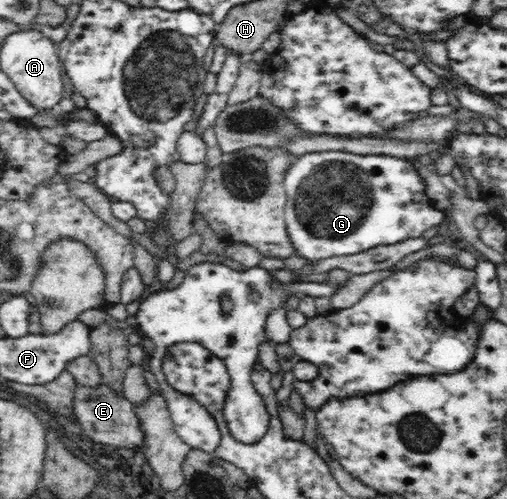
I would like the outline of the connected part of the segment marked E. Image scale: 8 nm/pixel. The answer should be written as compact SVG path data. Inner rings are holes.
M104 383L92 387L77 384L73 398L73 413L82 426L84 435L91 440L123 448L142 448L144 432L134 412L134 404L125 399L124 394L114 392L110 386Z

